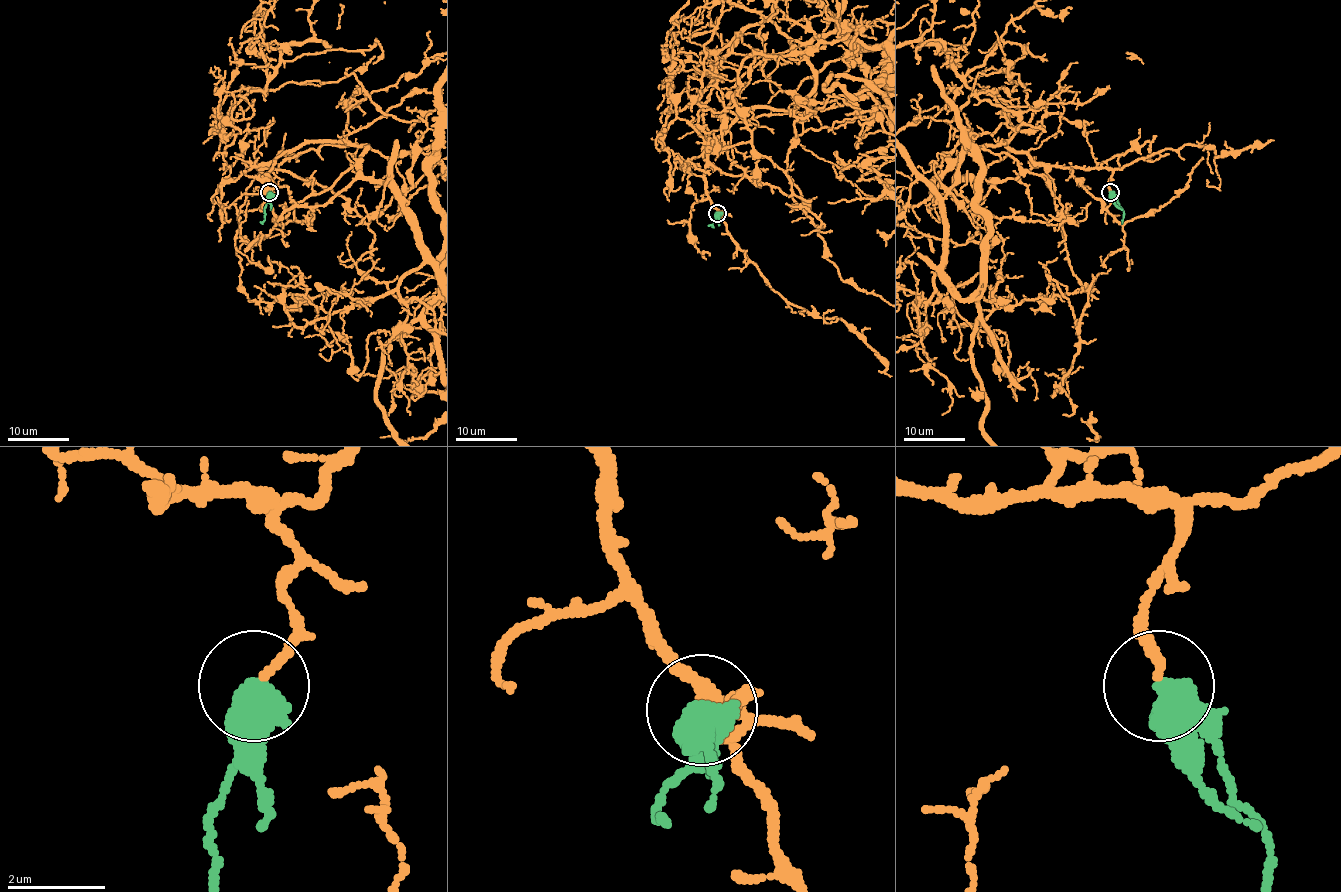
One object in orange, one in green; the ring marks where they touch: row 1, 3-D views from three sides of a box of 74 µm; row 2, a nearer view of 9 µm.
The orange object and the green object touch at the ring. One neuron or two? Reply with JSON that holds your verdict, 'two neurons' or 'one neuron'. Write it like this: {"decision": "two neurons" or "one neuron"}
{"decision": "one neuron"}

